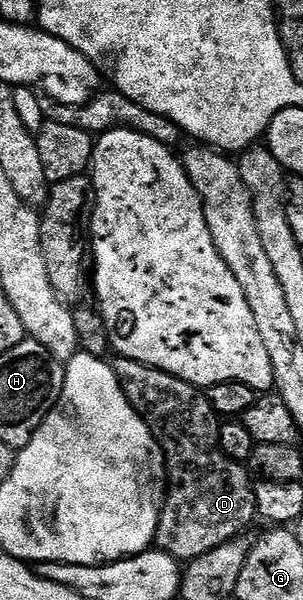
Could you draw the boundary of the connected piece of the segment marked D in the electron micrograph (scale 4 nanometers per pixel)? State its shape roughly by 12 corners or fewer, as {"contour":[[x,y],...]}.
{"contour":[[112,364],[169,484],[154,545],[180,563],[243,536],[255,482],[199,386]]}

